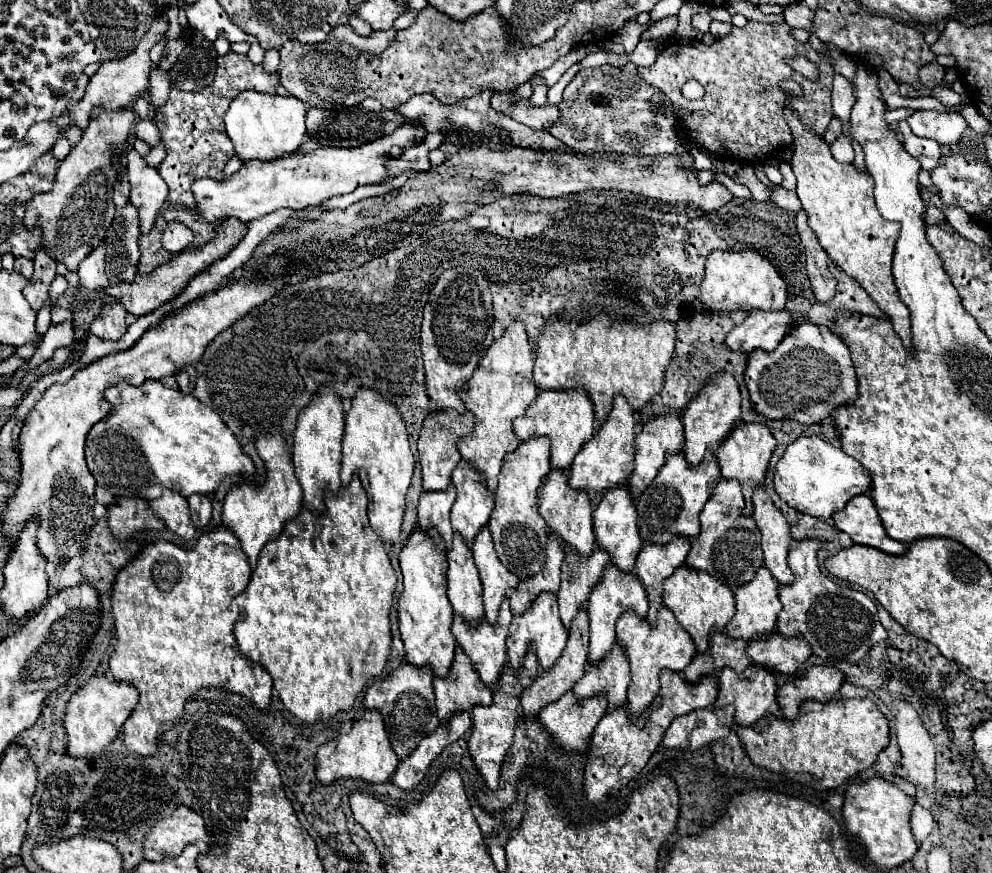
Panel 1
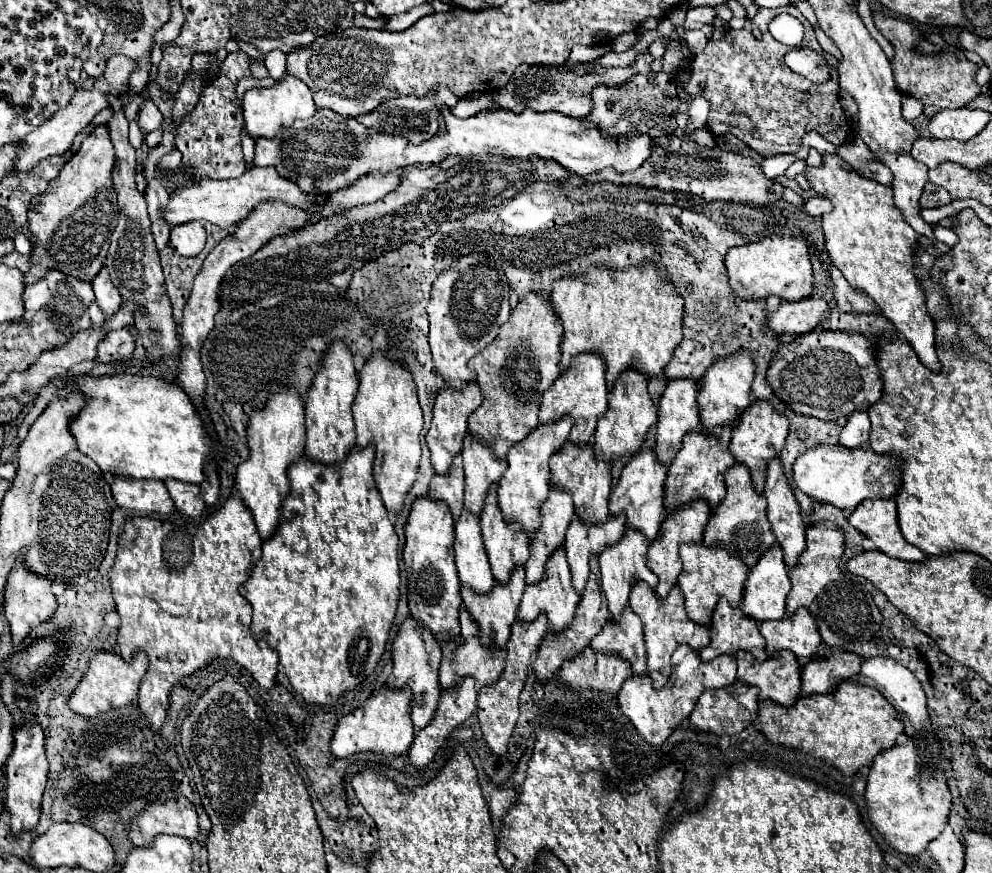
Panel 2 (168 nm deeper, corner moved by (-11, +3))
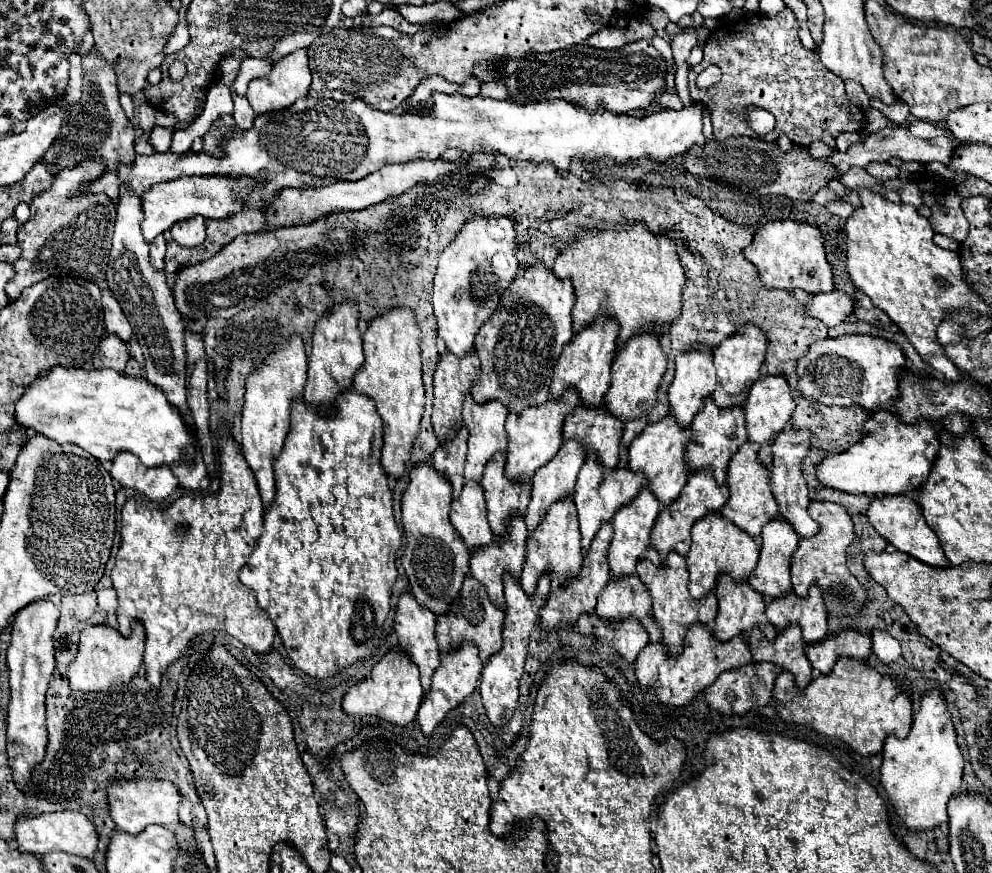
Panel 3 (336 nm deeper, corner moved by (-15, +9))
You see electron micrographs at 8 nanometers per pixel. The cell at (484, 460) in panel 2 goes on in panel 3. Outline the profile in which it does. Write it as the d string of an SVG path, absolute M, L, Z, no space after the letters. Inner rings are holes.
M467 393L463 401L463 423L469 429L469 451L465 461L465 479L481 481L481 473L487 465L487 461L495 455L507 449L507 433L505 433L505 419L507 419L507 407L501 401L487 401L485 405L479 405L473 401L473 397Z

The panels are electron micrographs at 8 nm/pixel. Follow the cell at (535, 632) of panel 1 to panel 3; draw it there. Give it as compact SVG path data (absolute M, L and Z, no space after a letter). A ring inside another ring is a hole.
M567 495L561 501L555 501L555 505L551 505L547 509L543 521L529 535L527 561L523 565L523 573L521 573L519 581L525 589L525 593L531 595L535 591L537 579L545 571L549 571L555 581L565 583L569 577L575 577L575 573L579 573L581 561L583 561L583 549L581 549L581 541L579 541L579 521L575 517L575 503L571 501L571 495Z

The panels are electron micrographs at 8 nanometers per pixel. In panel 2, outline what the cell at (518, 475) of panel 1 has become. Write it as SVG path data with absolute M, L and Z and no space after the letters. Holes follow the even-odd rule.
M563 417L563 421L547 423L535 427L525 441L513 445L507 453L507 471L501 477L497 495L499 495L499 509L507 523L519 523L521 531L527 535L529 541L535 539L539 531L539 511L541 505L547 501L549 495L549 457L555 455L563 443L569 437L569 431L573 427L573 421L569 417Z

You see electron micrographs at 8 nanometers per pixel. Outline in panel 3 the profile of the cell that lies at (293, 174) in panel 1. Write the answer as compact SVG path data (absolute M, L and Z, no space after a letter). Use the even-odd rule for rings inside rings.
M181 177L169 183L151 185L147 193L141 195L143 205L143 221L141 221L141 233L147 243L151 243L157 235L165 233L175 225L177 221L191 219L195 215L201 215L205 219L223 219L227 215L233 215L245 207L243 197L251 193L255 187L253 179L247 177Z

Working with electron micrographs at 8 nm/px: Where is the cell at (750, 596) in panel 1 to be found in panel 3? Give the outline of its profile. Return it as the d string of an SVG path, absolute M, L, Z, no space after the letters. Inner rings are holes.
M779 515L775 517L771 523L767 523L763 527L763 533L761 533L761 539L763 539L763 545L761 545L761 557L759 557L759 563L757 567L753 569L753 573L749 575L749 585L763 593L765 599L775 599L775 597L781 597L785 593L791 593L793 587L791 587L791 573L789 573L789 563L791 563L791 557L797 549L797 543L799 543L799 537L795 533L795 529L791 529L791 523Z

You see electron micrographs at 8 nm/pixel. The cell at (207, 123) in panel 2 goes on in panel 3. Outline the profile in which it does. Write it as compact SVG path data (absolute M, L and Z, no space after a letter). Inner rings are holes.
M221 115L213 125L211 125L211 129L203 135L203 151L205 153L211 153L211 155L215 155L215 157L221 157L223 153L221 153L221 149L219 149L219 143L223 141L223 137L225 137L225 133L231 129L235 125L235 121L233 121L233 115Z

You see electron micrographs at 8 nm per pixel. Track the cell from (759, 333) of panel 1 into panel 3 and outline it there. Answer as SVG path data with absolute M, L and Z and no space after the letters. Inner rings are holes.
M843 291L817 293L817 295L813 295L811 303L805 305L805 311L811 317L821 319L827 327L845 323L849 319L849 315L853 315L853 309L855 309L855 299L845 295Z

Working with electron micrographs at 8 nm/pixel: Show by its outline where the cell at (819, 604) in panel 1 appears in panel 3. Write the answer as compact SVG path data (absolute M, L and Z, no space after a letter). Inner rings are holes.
M811 501L809 503L809 515L819 523L819 533L813 537L805 537L799 541L799 547L791 559L791 579L793 579L793 591L799 597L807 597L809 585L819 585L823 591L823 601L829 611L829 615L857 615L861 607L865 605L865 587L849 573L845 565L845 551L849 543L853 541L853 521L843 509L843 505L835 503L823 503L823 501Z

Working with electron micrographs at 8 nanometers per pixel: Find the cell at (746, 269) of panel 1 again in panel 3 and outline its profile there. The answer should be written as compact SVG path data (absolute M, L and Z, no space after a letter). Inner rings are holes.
M773 221L759 229L743 255L757 267L761 281L769 289L803 289L807 293L833 291L833 273L825 257L825 235L807 223Z

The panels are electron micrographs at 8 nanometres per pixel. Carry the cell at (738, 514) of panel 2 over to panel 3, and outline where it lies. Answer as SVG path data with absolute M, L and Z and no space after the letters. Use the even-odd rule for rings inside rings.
M743 443L739 447L739 453L735 453L735 457L731 459L731 465L729 465L729 471L727 471L727 477L729 477L727 485L729 485L731 495L721 509L723 517L731 519L739 529L747 531L753 537L759 537L763 525L779 515L777 501L771 493L771 481L769 481L771 473L763 463L759 463L757 453L759 453L759 445Z

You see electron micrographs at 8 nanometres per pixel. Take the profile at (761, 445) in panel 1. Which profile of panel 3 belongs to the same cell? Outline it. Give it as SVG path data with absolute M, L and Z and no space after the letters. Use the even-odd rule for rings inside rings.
M771 375L771 377L761 377L753 383L749 397L745 401L745 417L747 417L747 431L749 431L749 441L761 445L759 451L759 461L763 465L771 465L771 445L775 437L783 431L783 427L791 421L795 401L789 391L789 383L785 375Z

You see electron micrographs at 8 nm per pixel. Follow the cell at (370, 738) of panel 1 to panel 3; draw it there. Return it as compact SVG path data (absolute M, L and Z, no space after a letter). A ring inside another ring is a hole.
M391 649L381 657L381 661L371 669L369 677L353 685L343 697L343 711L347 715L375 715L383 717L395 725L409 725L417 717L419 703L423 699L423 689L419 683L419 669L401 649Z

